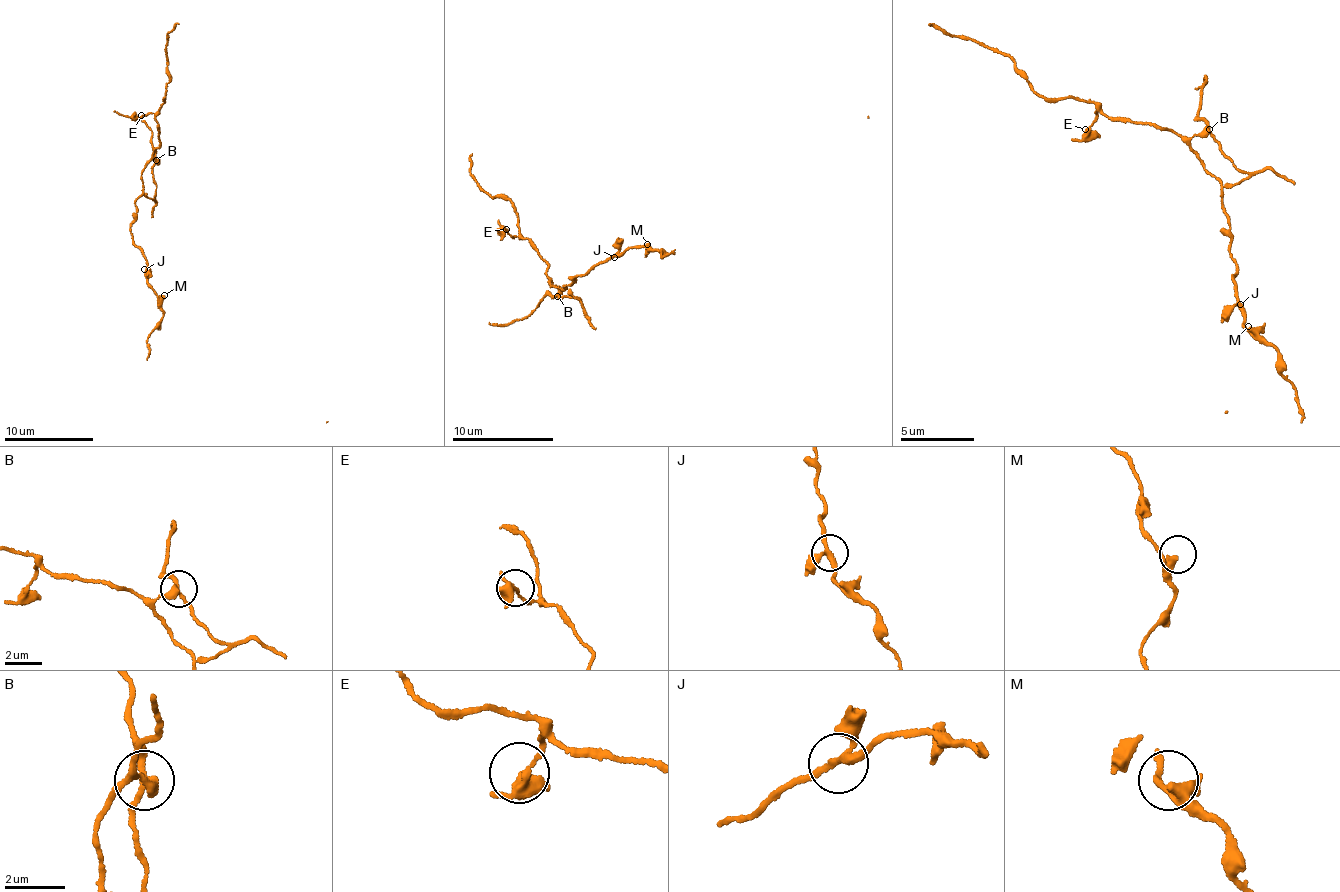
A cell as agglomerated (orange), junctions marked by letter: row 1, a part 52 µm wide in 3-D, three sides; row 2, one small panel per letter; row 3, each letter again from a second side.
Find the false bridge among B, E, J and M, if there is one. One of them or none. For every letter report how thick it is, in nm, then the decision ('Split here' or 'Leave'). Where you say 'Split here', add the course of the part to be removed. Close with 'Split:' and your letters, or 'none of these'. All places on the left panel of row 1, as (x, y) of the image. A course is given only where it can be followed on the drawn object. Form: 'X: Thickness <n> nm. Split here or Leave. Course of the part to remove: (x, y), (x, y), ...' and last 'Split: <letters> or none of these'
B: Thickness 240 nm. Leave
E: Thickness 240 nm. Leave
J: Thickness 220 nm. Leave
M: Thickness 240 nm. Leave
Split: none of these

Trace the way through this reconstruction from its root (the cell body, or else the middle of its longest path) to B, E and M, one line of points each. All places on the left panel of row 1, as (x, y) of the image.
B: (145, 261), (141, 248), (134, 243), (131, 222), (135, 214), (134, 199), (142, 193), (144, 169), (156, 160)
E: (145, 261), (134, 243), (131, 222), (134, 199), (142, 193), (144, 169), (161, 143), (154, 116), (141, 115)
M: (145, 261), (146, 281), (158, 296), (164, 295)

